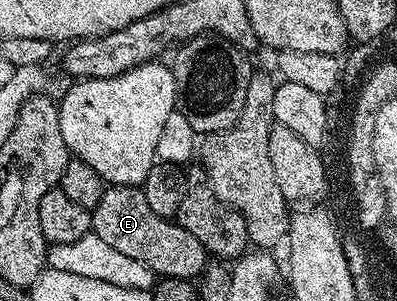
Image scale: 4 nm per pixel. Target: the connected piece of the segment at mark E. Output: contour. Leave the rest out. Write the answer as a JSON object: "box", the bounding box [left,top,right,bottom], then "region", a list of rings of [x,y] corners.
{"box":[91,184,210,280],"region":[[[126,184],[105,187],[102,200],[96,208],[91,209],[91,213],[92,231],[102,238],[102,242],[114,246],[114,250],[126,254],[126,258],[142,262],[142,266],[146,266],[157,277],[192,280],[200,276],[210,260],[202,242],[198,242],[190,230],[182,230],[175,219],[167,220],[150,210],[143,187]]]}

